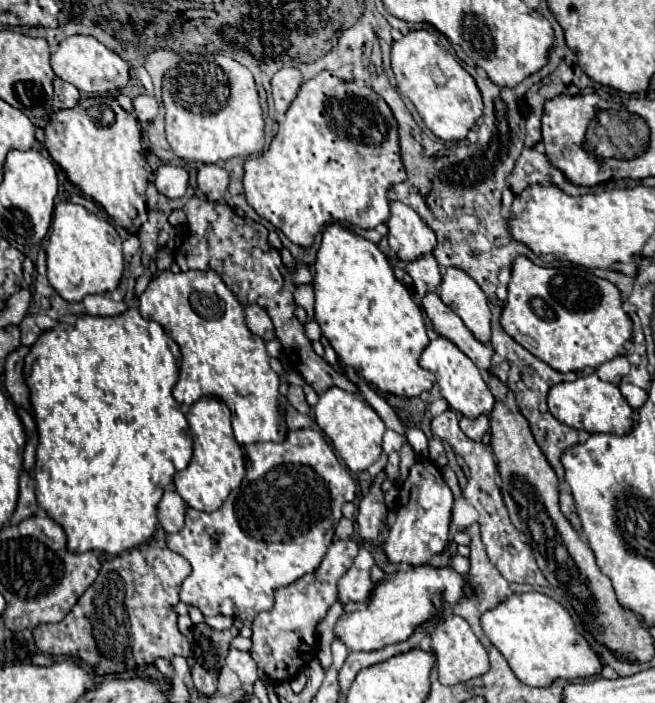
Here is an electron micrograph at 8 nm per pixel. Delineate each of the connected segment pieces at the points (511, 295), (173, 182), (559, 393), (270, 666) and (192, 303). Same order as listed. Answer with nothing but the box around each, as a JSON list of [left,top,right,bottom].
[[500,255,632,373],[156,165,188,197],[548,373,634,435],[250,541,358,681],[140,269,284,445]]

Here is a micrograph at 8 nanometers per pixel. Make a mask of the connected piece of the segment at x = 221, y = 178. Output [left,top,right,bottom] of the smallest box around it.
[198,163,230,201]

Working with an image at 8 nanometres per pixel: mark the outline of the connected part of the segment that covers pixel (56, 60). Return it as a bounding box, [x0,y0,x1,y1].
[50,35,130,95]

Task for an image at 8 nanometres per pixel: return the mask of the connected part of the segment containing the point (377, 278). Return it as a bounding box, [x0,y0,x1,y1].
[314,223,434,397]

